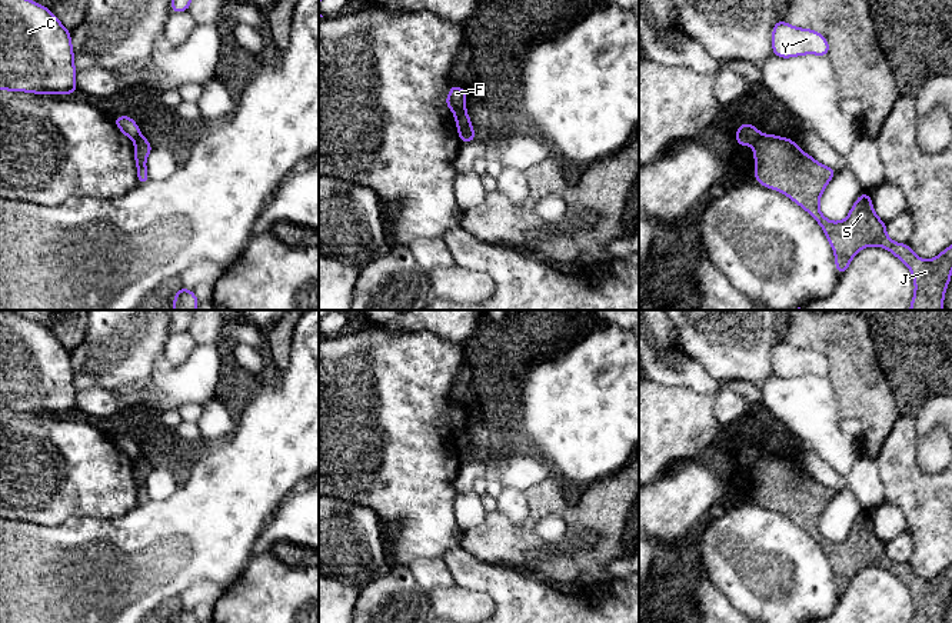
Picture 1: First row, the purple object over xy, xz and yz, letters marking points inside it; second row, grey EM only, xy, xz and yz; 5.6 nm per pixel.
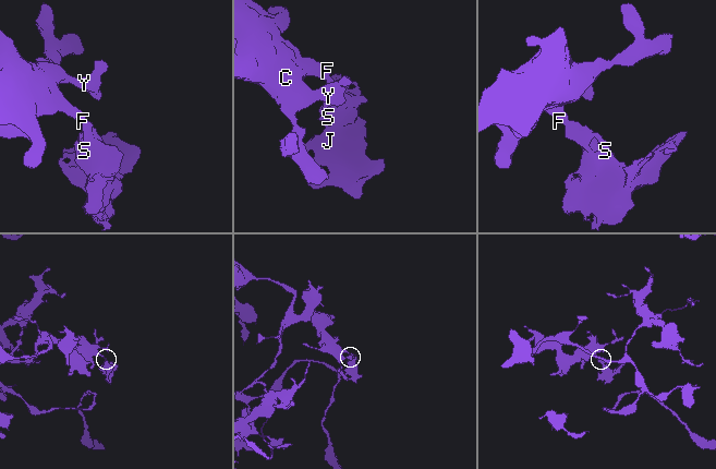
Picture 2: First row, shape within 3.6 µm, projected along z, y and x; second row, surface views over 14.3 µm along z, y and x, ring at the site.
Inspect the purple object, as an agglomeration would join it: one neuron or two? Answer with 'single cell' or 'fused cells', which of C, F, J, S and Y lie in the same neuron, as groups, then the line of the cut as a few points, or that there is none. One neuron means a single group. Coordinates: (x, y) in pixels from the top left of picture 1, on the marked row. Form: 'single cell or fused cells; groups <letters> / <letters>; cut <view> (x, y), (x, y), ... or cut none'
fused cells; groups C F Y / J S; cut yz (762, 135), (752, 145)

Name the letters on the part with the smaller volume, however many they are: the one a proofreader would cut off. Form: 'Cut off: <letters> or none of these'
Cut off: J, S

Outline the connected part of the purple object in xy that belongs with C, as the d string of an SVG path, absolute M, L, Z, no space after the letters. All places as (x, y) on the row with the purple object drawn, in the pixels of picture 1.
M0 0L0 90L76 94L70 30L31 0Z

